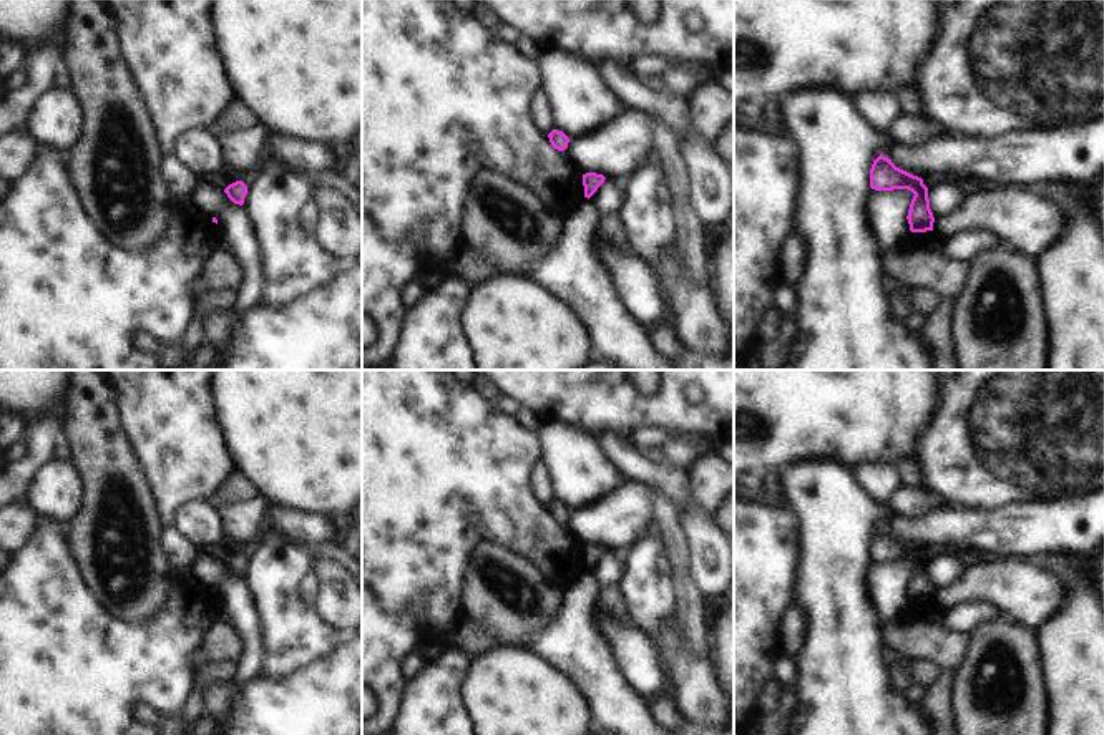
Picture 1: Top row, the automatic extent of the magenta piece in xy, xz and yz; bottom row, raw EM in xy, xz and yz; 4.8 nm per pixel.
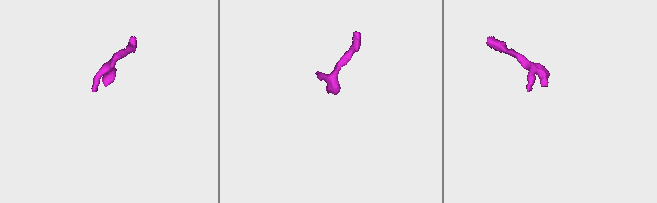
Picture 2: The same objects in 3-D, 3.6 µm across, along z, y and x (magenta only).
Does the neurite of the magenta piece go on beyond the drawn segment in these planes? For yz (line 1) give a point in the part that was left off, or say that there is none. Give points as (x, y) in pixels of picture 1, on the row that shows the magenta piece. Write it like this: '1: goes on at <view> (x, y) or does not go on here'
1: does not go on here

